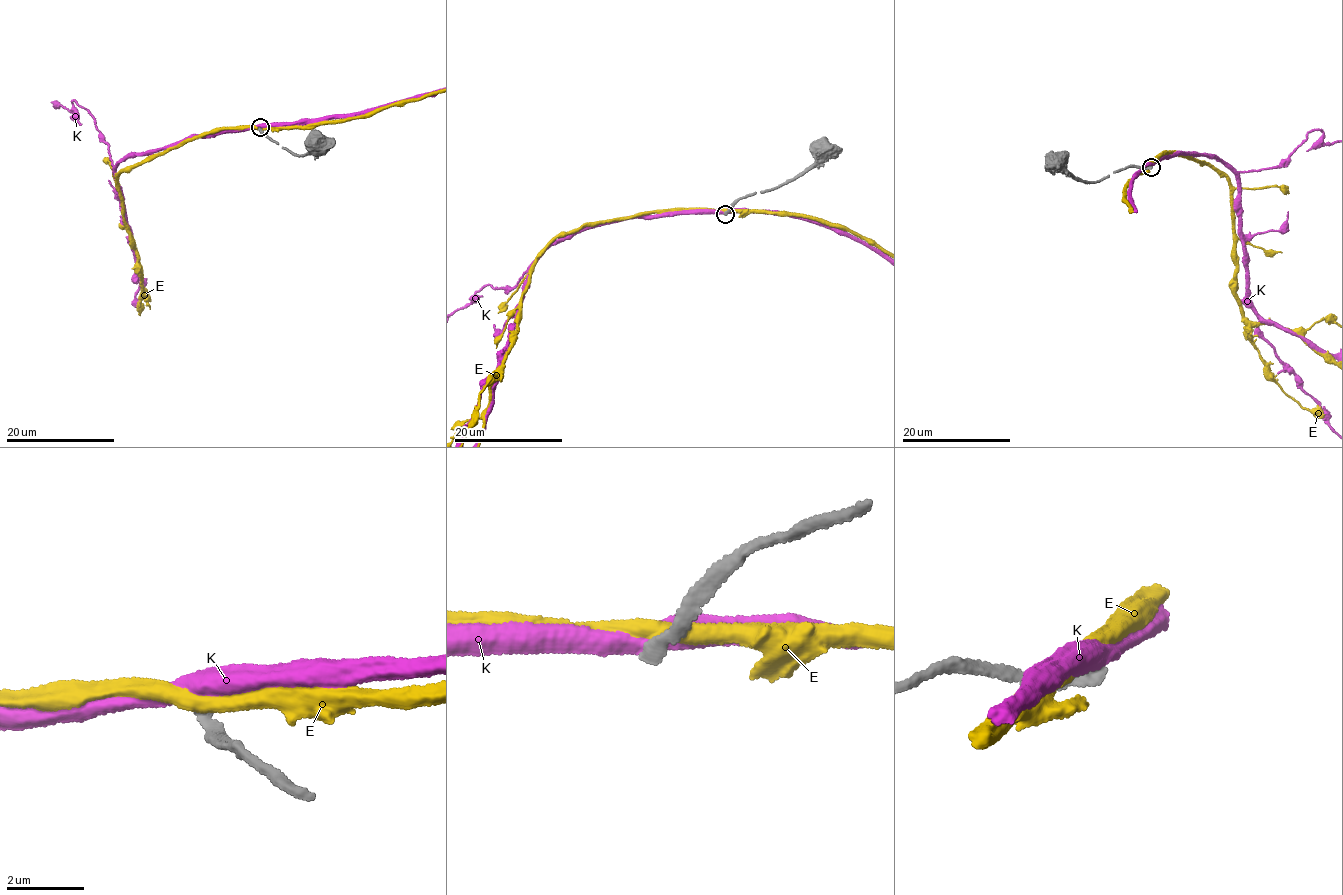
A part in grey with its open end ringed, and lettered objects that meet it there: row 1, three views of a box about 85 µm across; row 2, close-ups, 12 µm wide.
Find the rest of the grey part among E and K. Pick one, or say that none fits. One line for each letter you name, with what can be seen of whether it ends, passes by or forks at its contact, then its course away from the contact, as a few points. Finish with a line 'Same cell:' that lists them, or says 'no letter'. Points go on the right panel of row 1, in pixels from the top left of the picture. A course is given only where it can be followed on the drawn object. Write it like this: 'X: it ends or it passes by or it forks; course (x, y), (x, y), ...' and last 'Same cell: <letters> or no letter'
Same cell: no letter

